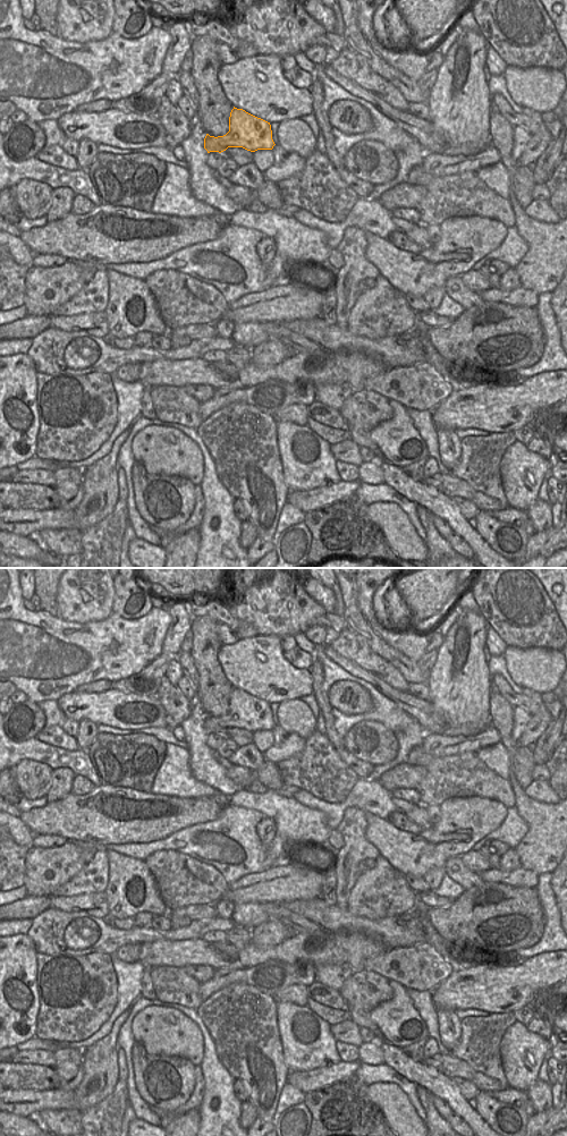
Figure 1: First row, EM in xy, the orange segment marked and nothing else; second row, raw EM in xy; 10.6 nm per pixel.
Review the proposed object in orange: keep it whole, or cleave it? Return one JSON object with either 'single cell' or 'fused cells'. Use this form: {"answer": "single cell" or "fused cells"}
{"answer": "single cell"}

